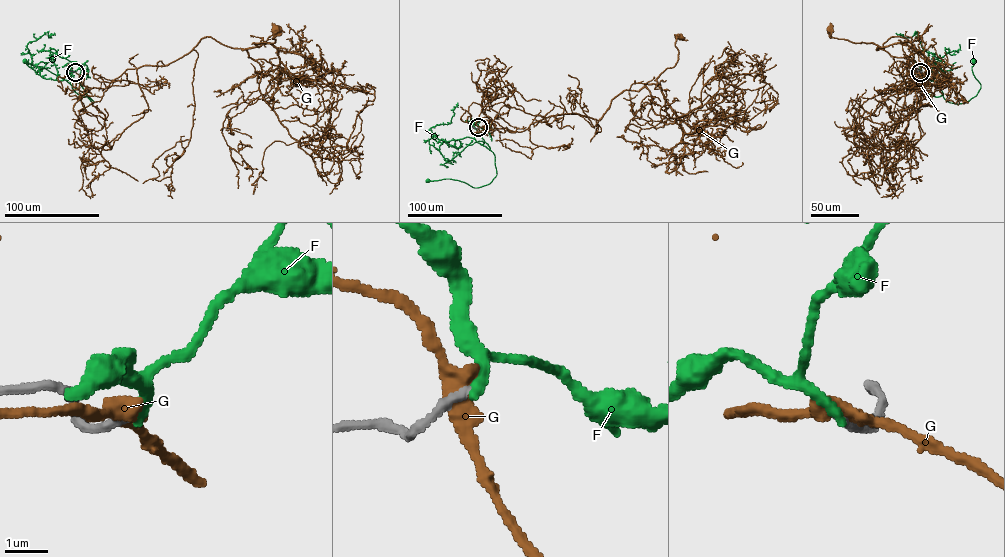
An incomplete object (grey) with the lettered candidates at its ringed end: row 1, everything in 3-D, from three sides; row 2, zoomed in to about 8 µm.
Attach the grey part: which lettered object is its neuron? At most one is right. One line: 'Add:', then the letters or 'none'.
Add: none

